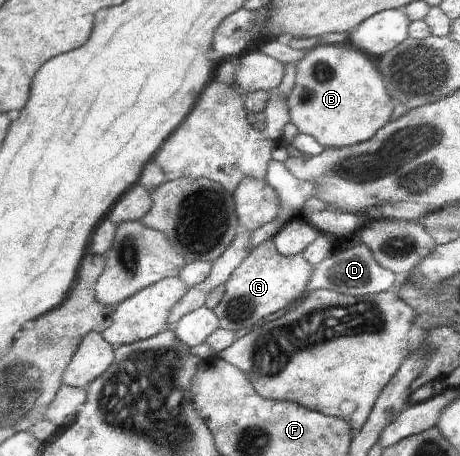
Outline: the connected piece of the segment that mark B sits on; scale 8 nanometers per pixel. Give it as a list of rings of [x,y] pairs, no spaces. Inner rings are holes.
[[[320,44],[308,50],[295,64],[295,84],[286,102],[290,121],[299,133],[313,136],[323,147],[349,147],[368,141],[384,124],[390,122],[394,100],[390,98],[382,76],[368,55],[347,44]]]

